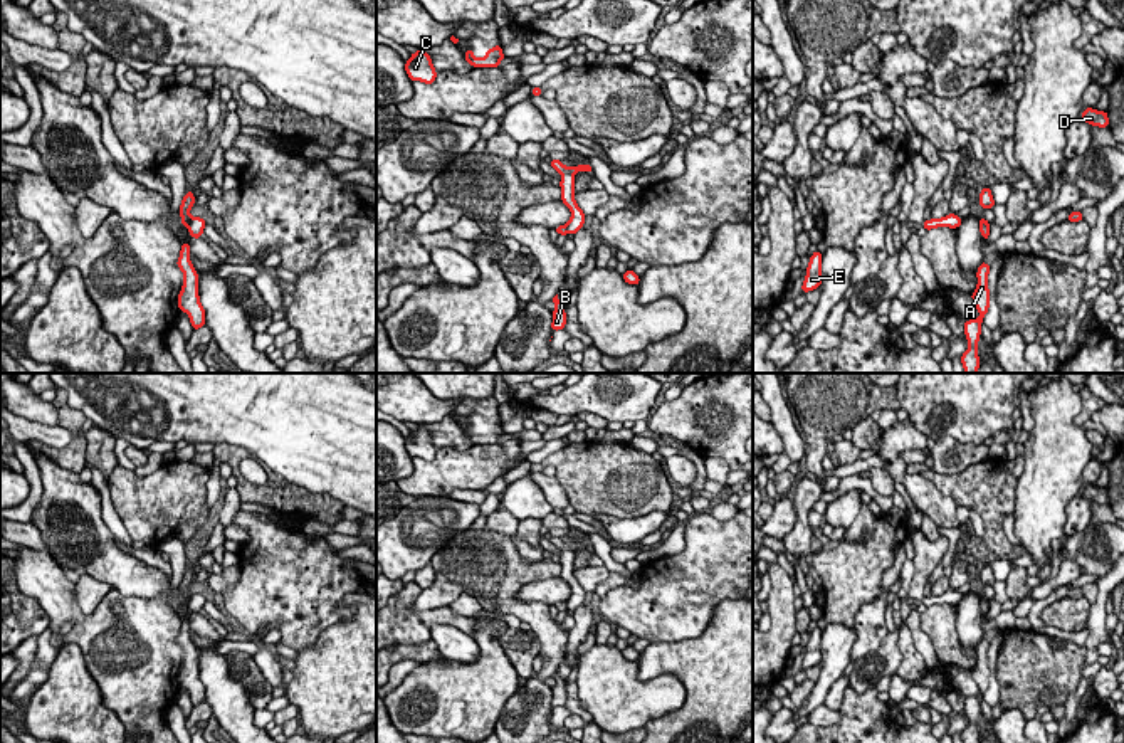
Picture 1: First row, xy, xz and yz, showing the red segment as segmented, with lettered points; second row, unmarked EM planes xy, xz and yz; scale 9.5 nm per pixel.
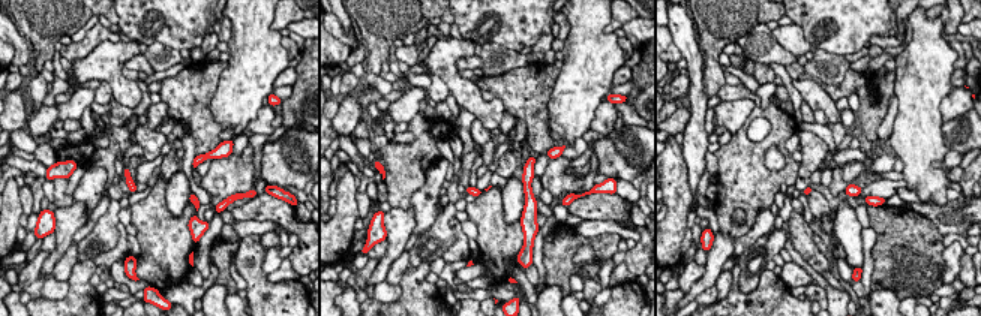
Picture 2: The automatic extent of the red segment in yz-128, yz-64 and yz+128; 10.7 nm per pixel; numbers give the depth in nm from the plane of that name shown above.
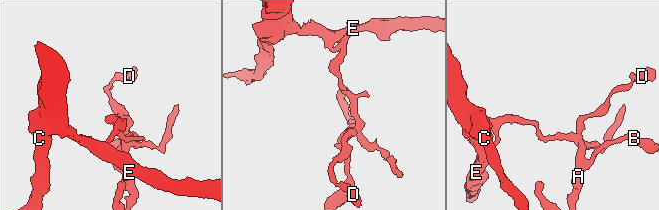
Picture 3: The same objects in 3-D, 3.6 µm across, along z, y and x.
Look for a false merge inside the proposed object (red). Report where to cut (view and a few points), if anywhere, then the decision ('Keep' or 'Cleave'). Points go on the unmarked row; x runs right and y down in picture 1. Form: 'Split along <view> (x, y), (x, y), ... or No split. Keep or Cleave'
Split along xy (192, 594), (187, 602). Cleave

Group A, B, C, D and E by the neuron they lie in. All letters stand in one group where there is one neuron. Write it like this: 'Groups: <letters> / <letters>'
Groups: A B D / C E

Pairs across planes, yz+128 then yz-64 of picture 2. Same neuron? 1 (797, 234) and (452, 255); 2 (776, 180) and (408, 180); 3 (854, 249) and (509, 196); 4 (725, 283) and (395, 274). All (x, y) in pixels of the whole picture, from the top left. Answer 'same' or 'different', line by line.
1: same
2: same
3: same
4: same

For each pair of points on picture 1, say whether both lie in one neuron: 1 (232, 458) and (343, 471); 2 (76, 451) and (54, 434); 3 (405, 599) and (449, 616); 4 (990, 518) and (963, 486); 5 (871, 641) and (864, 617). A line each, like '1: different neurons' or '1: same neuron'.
1: different neurons
2: different neurons
3: same neuron
4: same neuron
5: same neuron

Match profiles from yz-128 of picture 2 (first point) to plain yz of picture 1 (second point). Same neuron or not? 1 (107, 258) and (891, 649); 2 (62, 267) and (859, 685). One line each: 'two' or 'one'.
1: two
2: two

